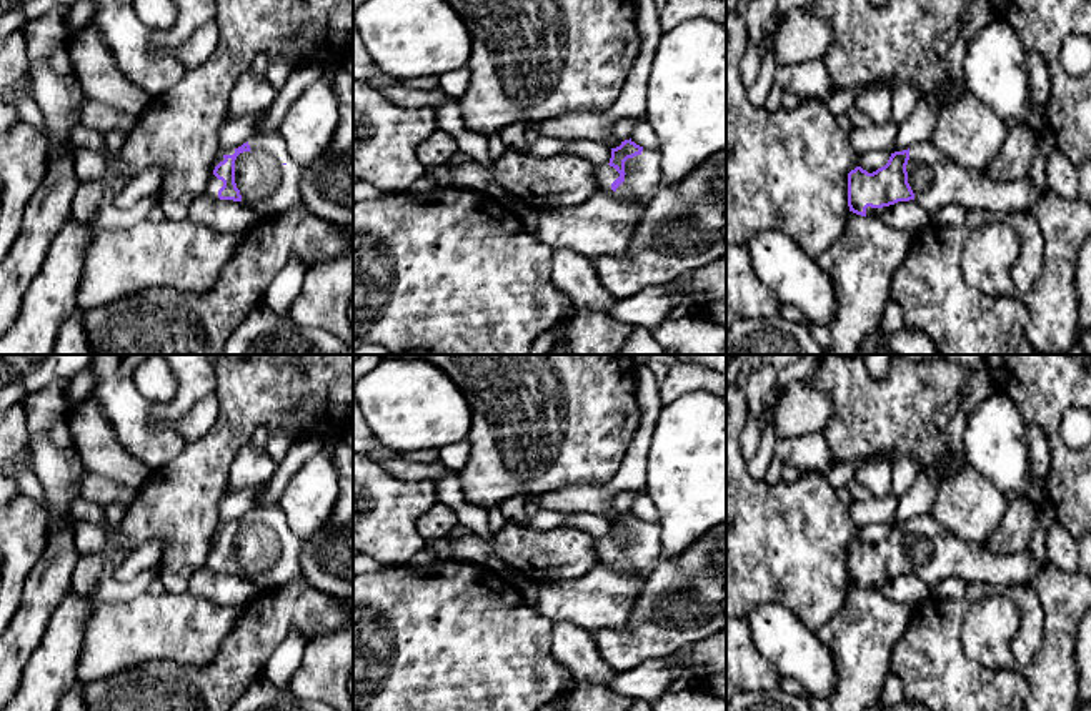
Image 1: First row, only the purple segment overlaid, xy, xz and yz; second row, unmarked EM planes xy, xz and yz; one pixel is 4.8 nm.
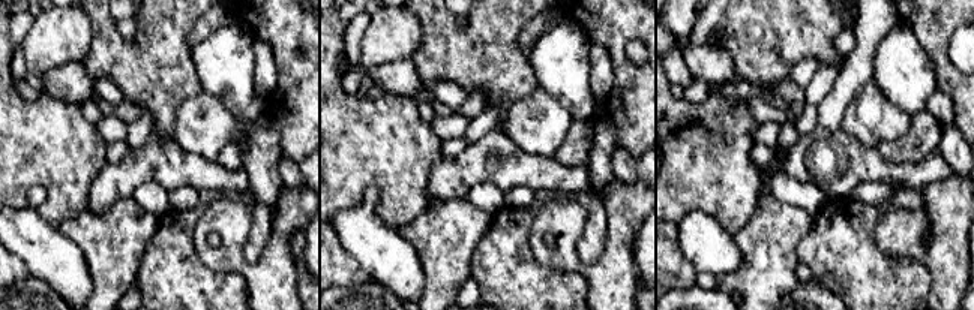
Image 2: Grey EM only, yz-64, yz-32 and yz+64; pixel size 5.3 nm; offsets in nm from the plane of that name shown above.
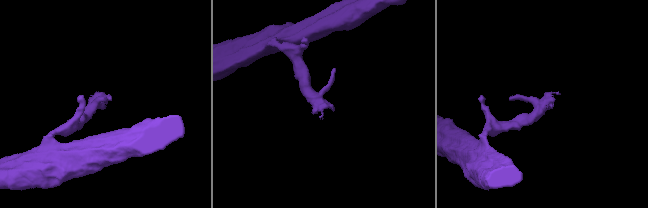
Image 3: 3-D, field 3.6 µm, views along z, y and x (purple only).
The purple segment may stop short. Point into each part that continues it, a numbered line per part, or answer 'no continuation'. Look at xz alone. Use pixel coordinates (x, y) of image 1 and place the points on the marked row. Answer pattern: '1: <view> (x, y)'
1: xz (643, 172)

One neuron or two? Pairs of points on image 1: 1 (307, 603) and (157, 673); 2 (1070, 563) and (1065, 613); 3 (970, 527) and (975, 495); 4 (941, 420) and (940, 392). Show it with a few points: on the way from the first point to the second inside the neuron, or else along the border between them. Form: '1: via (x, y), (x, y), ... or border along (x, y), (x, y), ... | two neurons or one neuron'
1: via (270, 623), (215, 678), (194, 678) | one neuron
2: border along (1050, 563), (1073, 573) | two neurons
3: via (971, 518), (973, 503) | one neuron
4: border along (956, 397), (935, 415), (938, 428) | two neurons

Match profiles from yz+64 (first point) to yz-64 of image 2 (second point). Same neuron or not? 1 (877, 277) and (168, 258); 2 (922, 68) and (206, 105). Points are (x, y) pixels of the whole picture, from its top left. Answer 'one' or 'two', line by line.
1: one
2: two

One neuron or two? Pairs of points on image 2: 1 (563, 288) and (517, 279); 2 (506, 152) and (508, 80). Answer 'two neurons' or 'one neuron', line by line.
1: one neuron
2: two neurons

